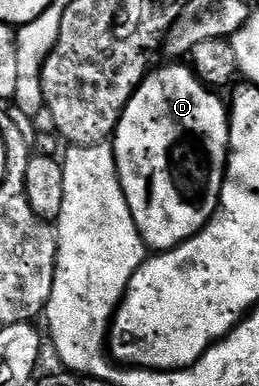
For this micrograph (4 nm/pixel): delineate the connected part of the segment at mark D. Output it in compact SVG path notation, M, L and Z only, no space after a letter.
M165 64L169 65L145 74L111 138L127 207L131 207L135 227L149 251L168 251L182 245L207 224L221 203L225 167L229 163L229 111L226 102L221 102L217 94L220 92L206 85L188 64Z

